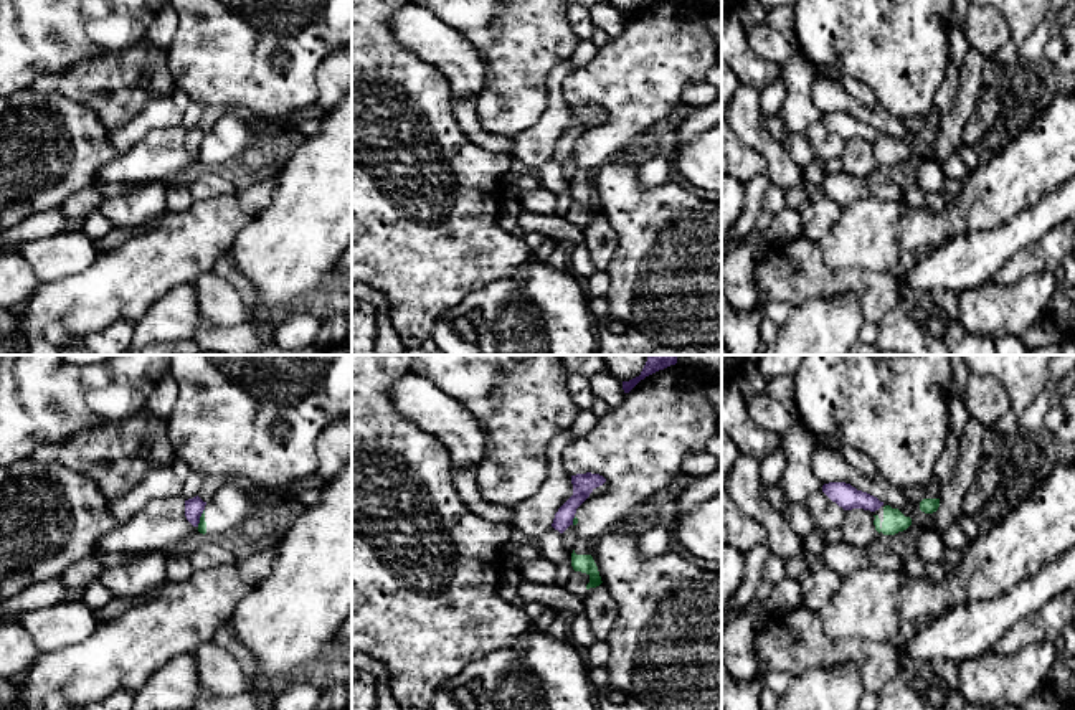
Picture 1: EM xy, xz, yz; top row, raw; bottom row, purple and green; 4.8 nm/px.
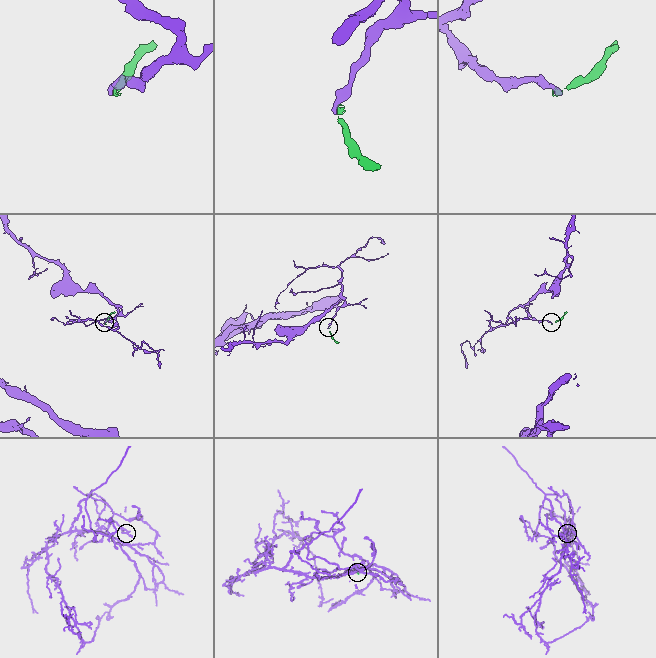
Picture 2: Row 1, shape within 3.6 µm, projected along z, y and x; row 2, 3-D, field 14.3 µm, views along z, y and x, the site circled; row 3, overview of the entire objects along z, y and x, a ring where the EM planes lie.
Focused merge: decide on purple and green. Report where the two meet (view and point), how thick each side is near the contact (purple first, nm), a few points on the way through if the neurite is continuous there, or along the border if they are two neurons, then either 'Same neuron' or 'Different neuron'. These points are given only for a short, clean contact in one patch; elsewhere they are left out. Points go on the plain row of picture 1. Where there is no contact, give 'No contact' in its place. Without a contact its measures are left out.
Touches purple at xy (200, 146). Thickness 100 nm (purple) against 50 nm. Boundary: xy (203, 139), (197, 156). Different neuron

